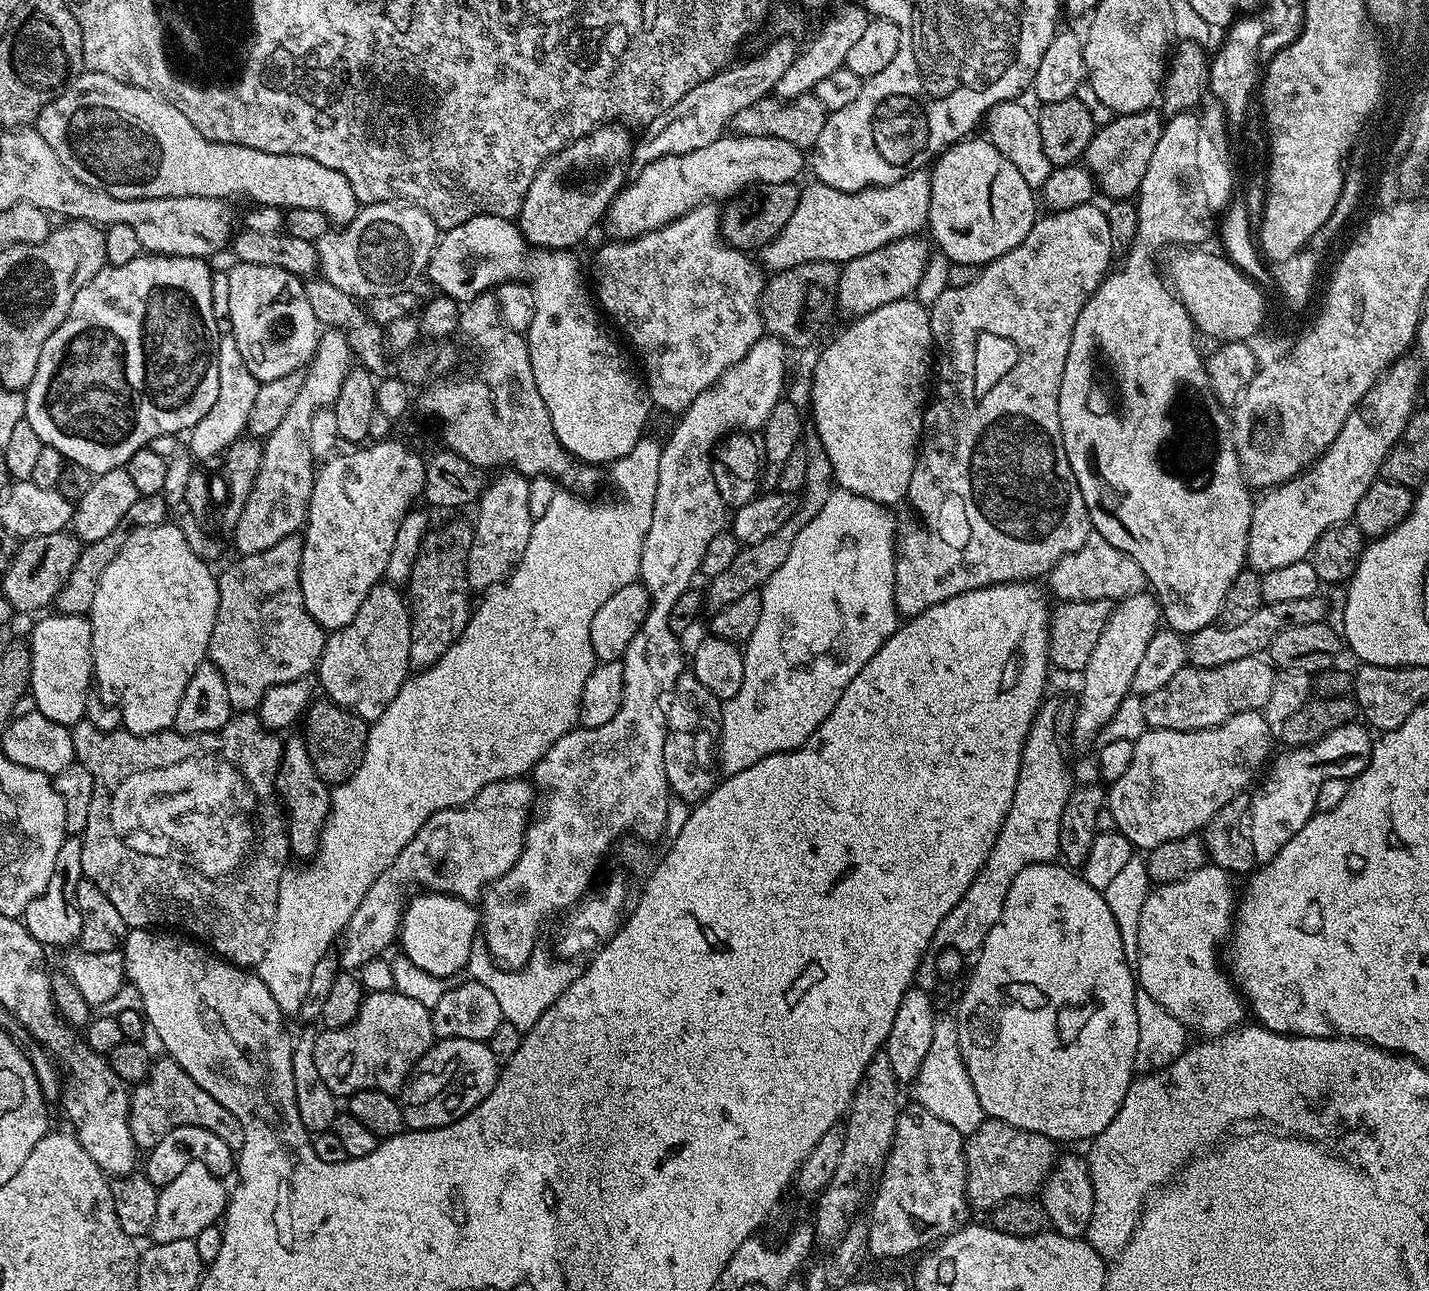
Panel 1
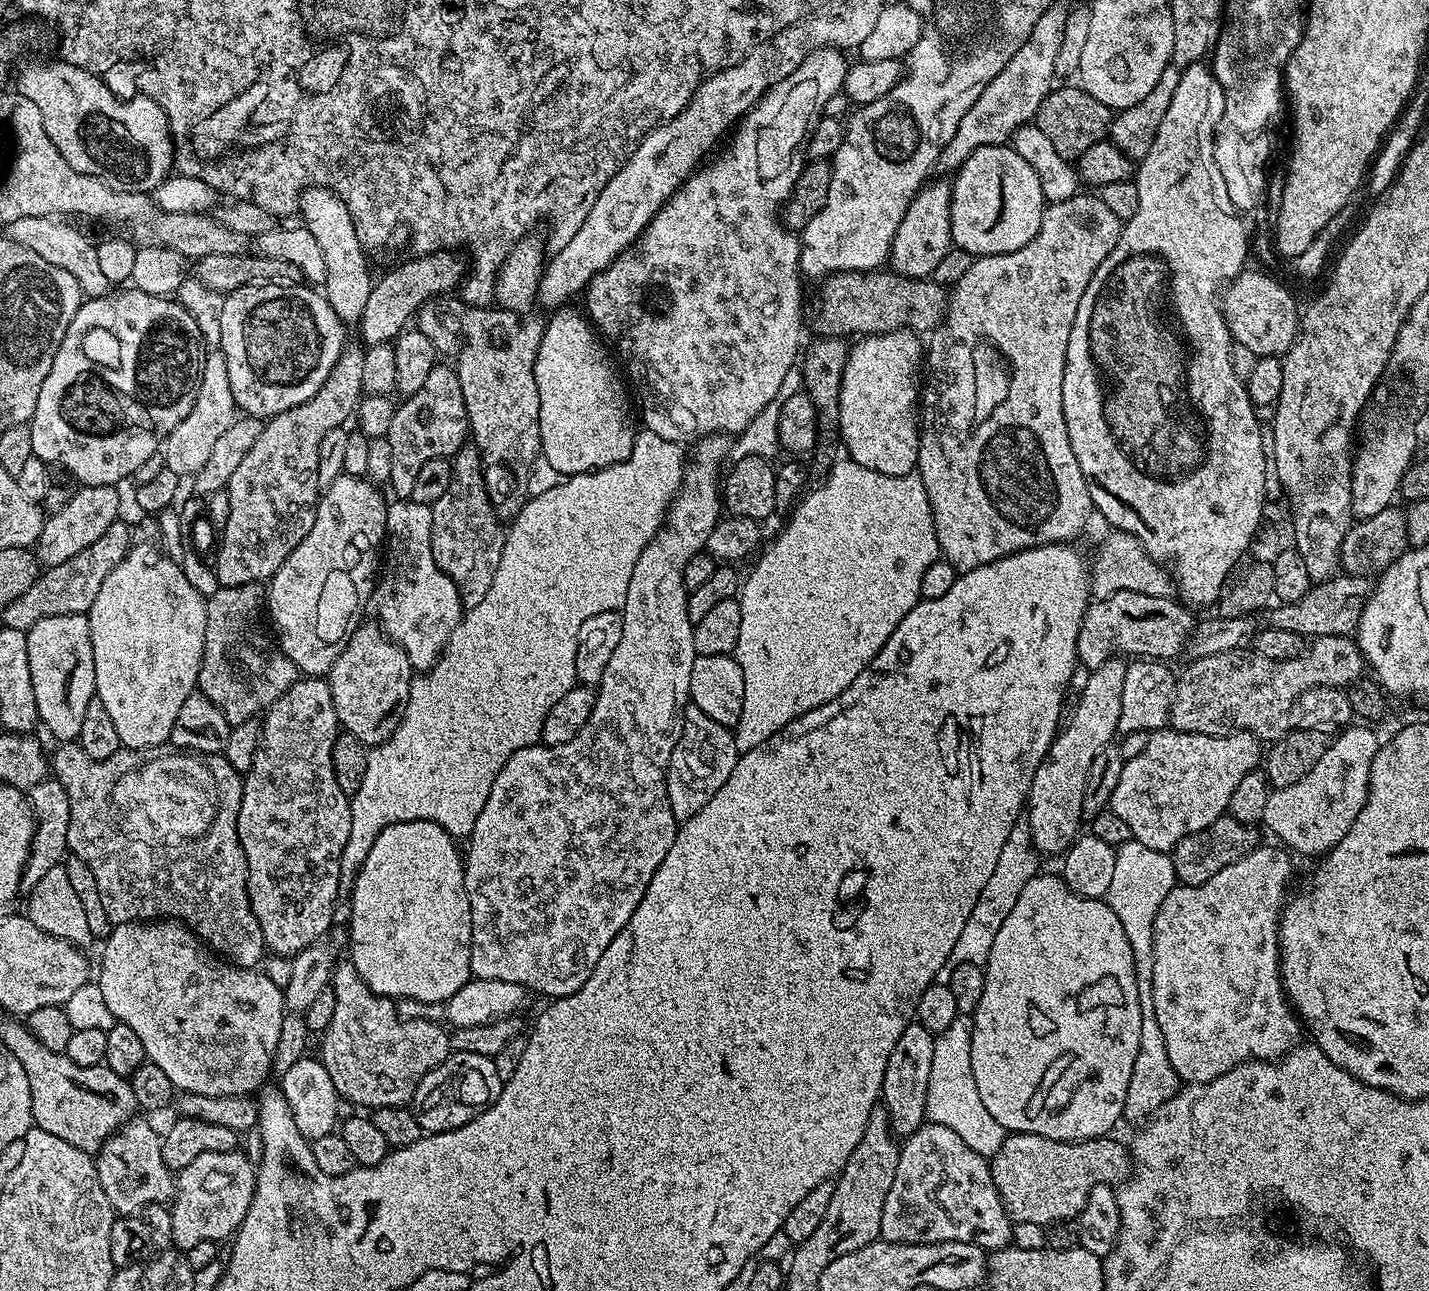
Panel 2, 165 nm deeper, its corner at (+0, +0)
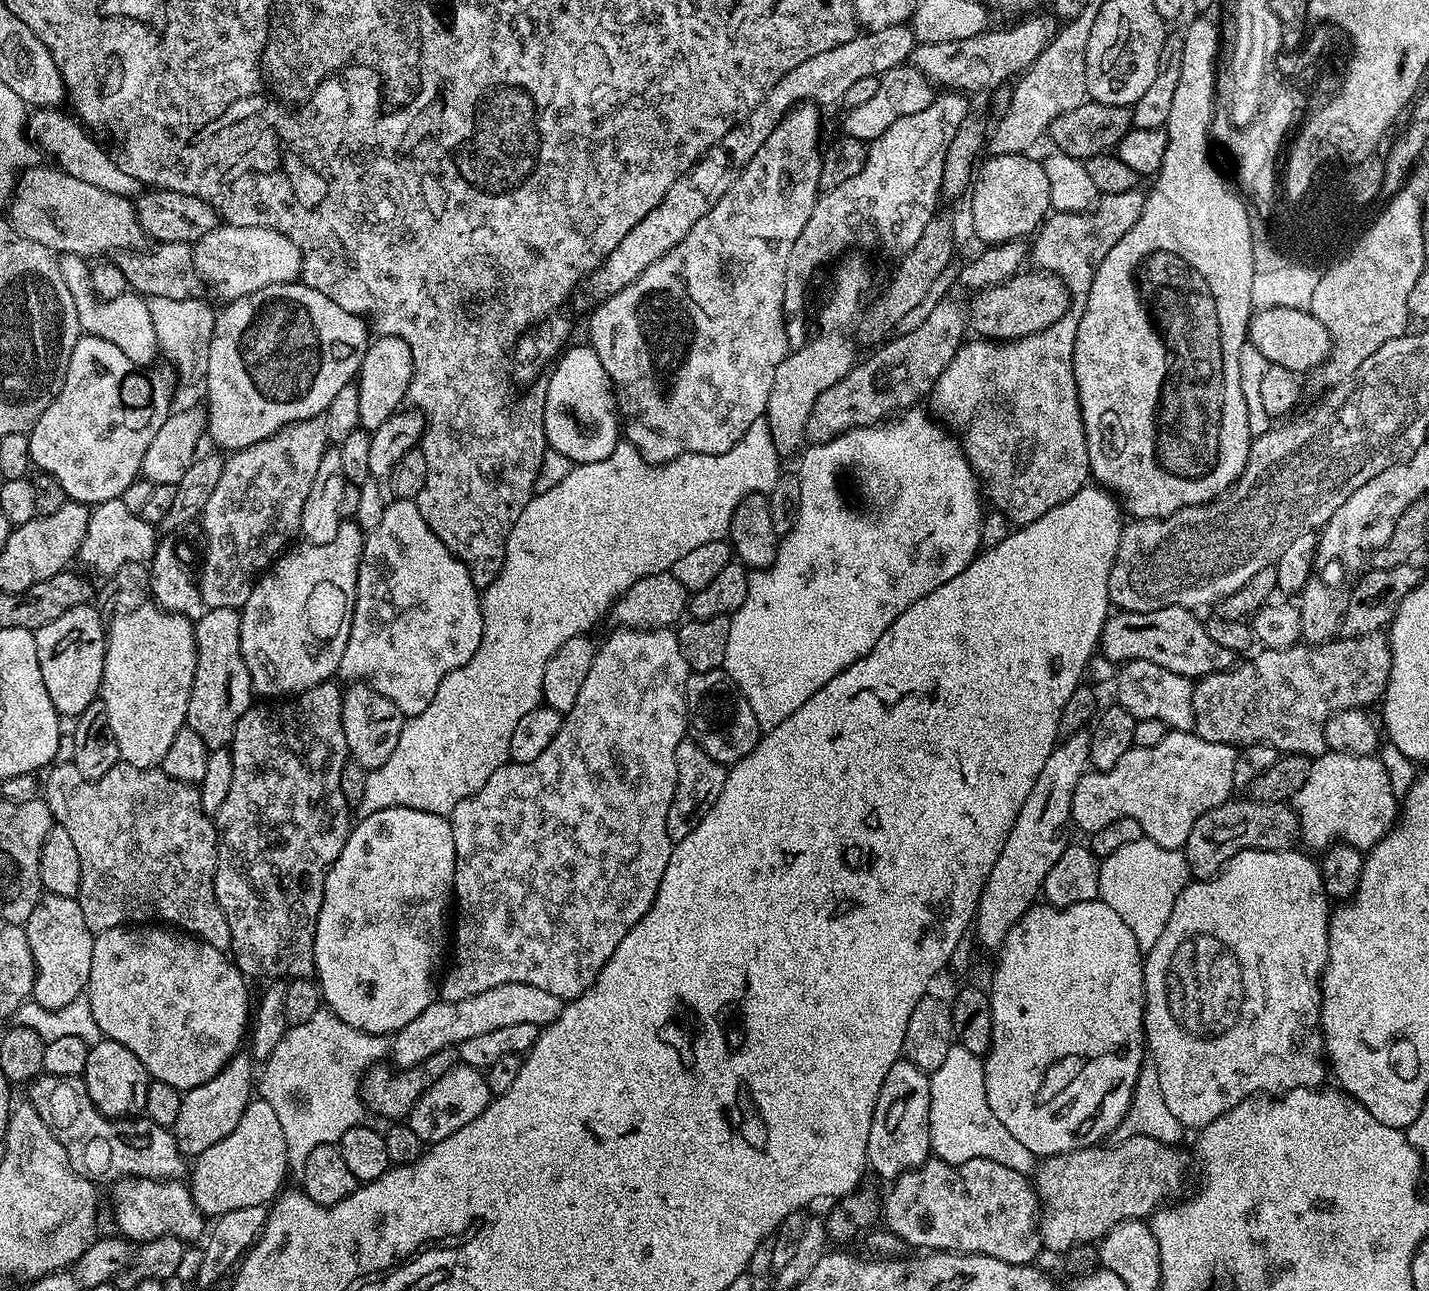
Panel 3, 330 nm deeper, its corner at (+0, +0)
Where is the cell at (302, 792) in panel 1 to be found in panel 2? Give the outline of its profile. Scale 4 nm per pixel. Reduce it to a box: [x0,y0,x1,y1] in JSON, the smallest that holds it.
[237,678,352,958]

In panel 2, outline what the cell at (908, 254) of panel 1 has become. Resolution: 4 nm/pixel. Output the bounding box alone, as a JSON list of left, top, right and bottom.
[890,178,953,280]

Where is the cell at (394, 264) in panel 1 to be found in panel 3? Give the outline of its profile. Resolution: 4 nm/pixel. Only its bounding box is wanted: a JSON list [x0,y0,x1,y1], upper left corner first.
[200,226,302,301]

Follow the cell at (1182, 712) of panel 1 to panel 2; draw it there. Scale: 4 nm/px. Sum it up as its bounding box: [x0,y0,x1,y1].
[1168,636,1366,742]

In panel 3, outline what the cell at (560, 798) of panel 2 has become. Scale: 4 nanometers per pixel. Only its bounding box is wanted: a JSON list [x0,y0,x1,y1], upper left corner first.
[438,628,690,1002]

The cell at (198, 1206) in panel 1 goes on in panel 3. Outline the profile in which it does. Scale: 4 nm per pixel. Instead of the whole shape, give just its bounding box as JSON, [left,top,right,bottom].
[190,1098,290,1218]

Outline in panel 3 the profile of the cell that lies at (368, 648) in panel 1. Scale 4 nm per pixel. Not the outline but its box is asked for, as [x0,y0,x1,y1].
[342,682,406,770]

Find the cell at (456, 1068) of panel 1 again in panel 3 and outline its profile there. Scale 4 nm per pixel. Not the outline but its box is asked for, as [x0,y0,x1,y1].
[406,1067,494,1146]

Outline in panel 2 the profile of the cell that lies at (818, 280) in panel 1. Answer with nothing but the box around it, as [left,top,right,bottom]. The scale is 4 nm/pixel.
[812,270,950,338]

